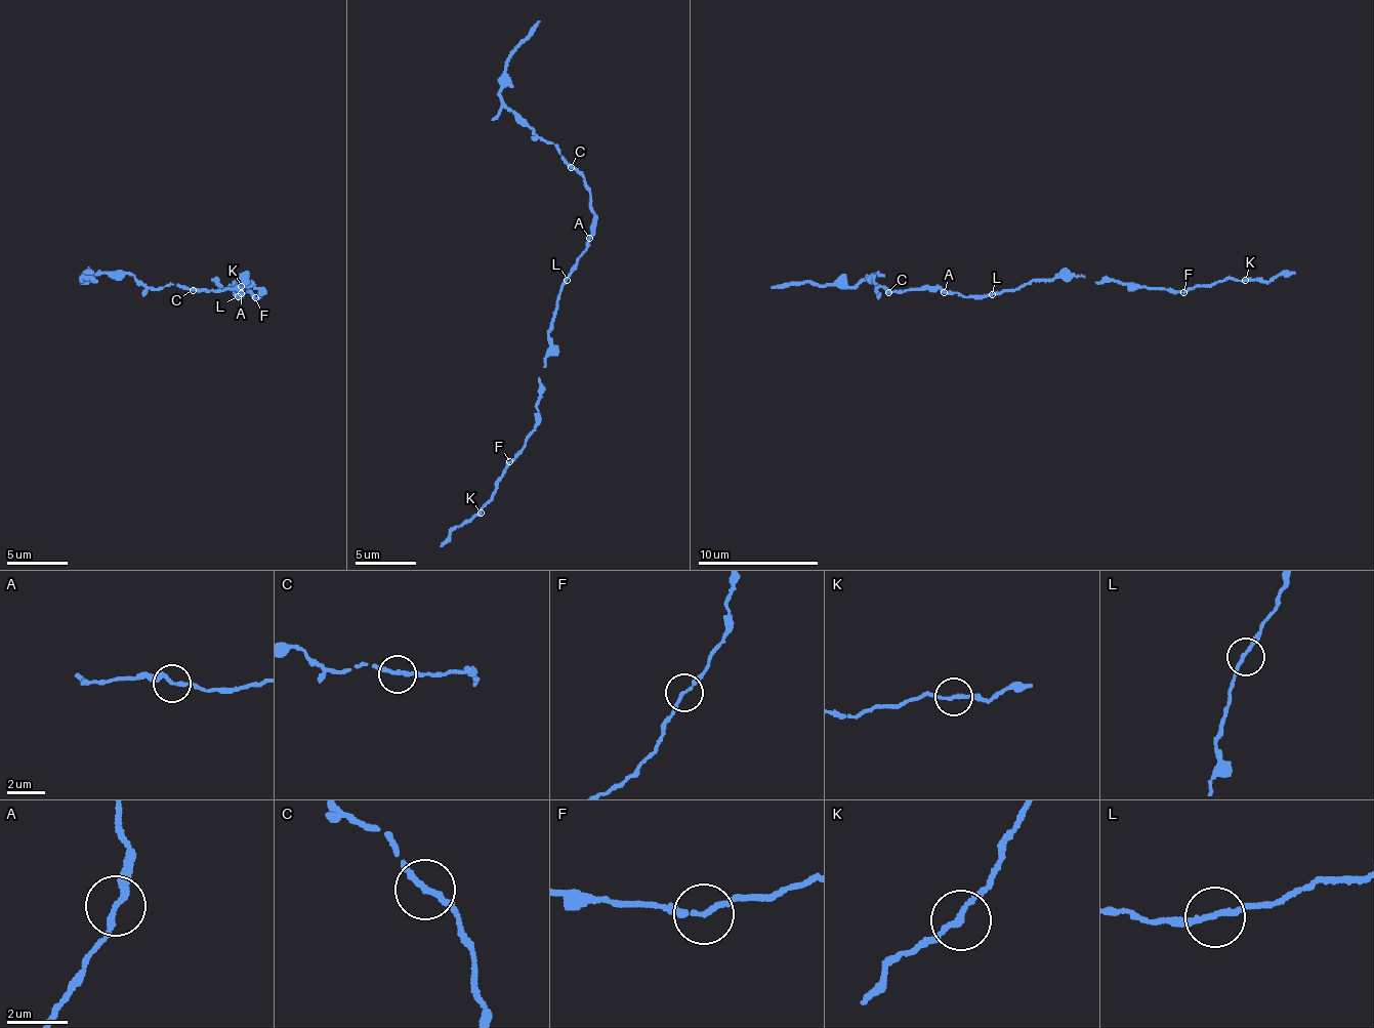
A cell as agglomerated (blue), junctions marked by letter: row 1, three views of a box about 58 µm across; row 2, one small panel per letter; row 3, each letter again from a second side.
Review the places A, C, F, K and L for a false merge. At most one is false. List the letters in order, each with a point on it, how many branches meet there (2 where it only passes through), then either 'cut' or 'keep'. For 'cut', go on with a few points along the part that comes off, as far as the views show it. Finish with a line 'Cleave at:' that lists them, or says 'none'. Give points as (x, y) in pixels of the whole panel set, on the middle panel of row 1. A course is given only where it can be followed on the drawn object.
A: at (589, 238); 2 branches meet; keep
C: at (571, 167); 2 branches meet; keep
F: at (509, 461); 2 branches meet; keep
K: at (481, 512); 2 branches meet; keep
L: at (567, 280); 2 branches meet; keep
Cleave at: none

